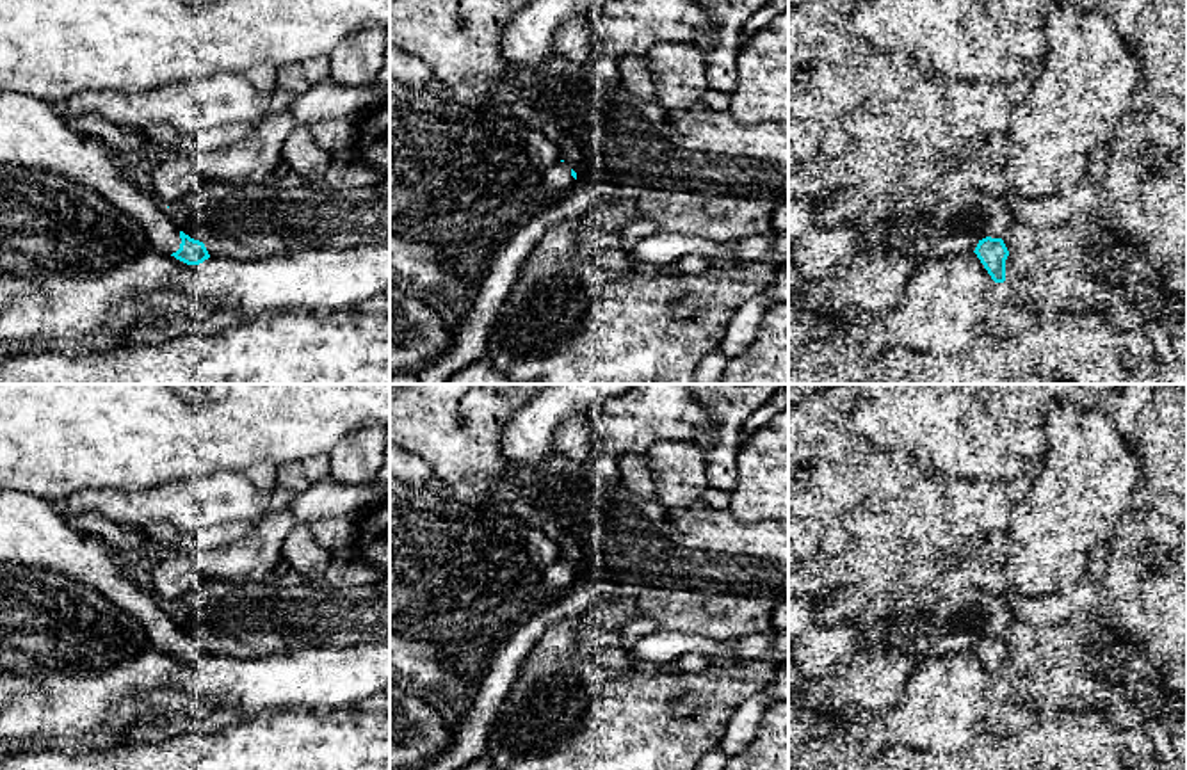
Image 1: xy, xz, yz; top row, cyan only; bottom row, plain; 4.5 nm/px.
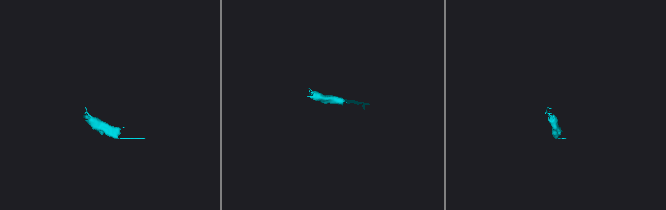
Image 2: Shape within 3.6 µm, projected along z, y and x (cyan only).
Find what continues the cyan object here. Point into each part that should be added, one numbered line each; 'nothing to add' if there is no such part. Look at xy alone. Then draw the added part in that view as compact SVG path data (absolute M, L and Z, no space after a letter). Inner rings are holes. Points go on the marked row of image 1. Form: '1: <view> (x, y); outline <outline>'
1: xy (32, 134); outline M0 91L0 164L50 171L82 183L133 217L158 253L180 249L171 210L123 176L105 142L71 130L44 100Z

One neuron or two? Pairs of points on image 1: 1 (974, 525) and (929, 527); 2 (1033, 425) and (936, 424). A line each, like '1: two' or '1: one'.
1: two
2: one

